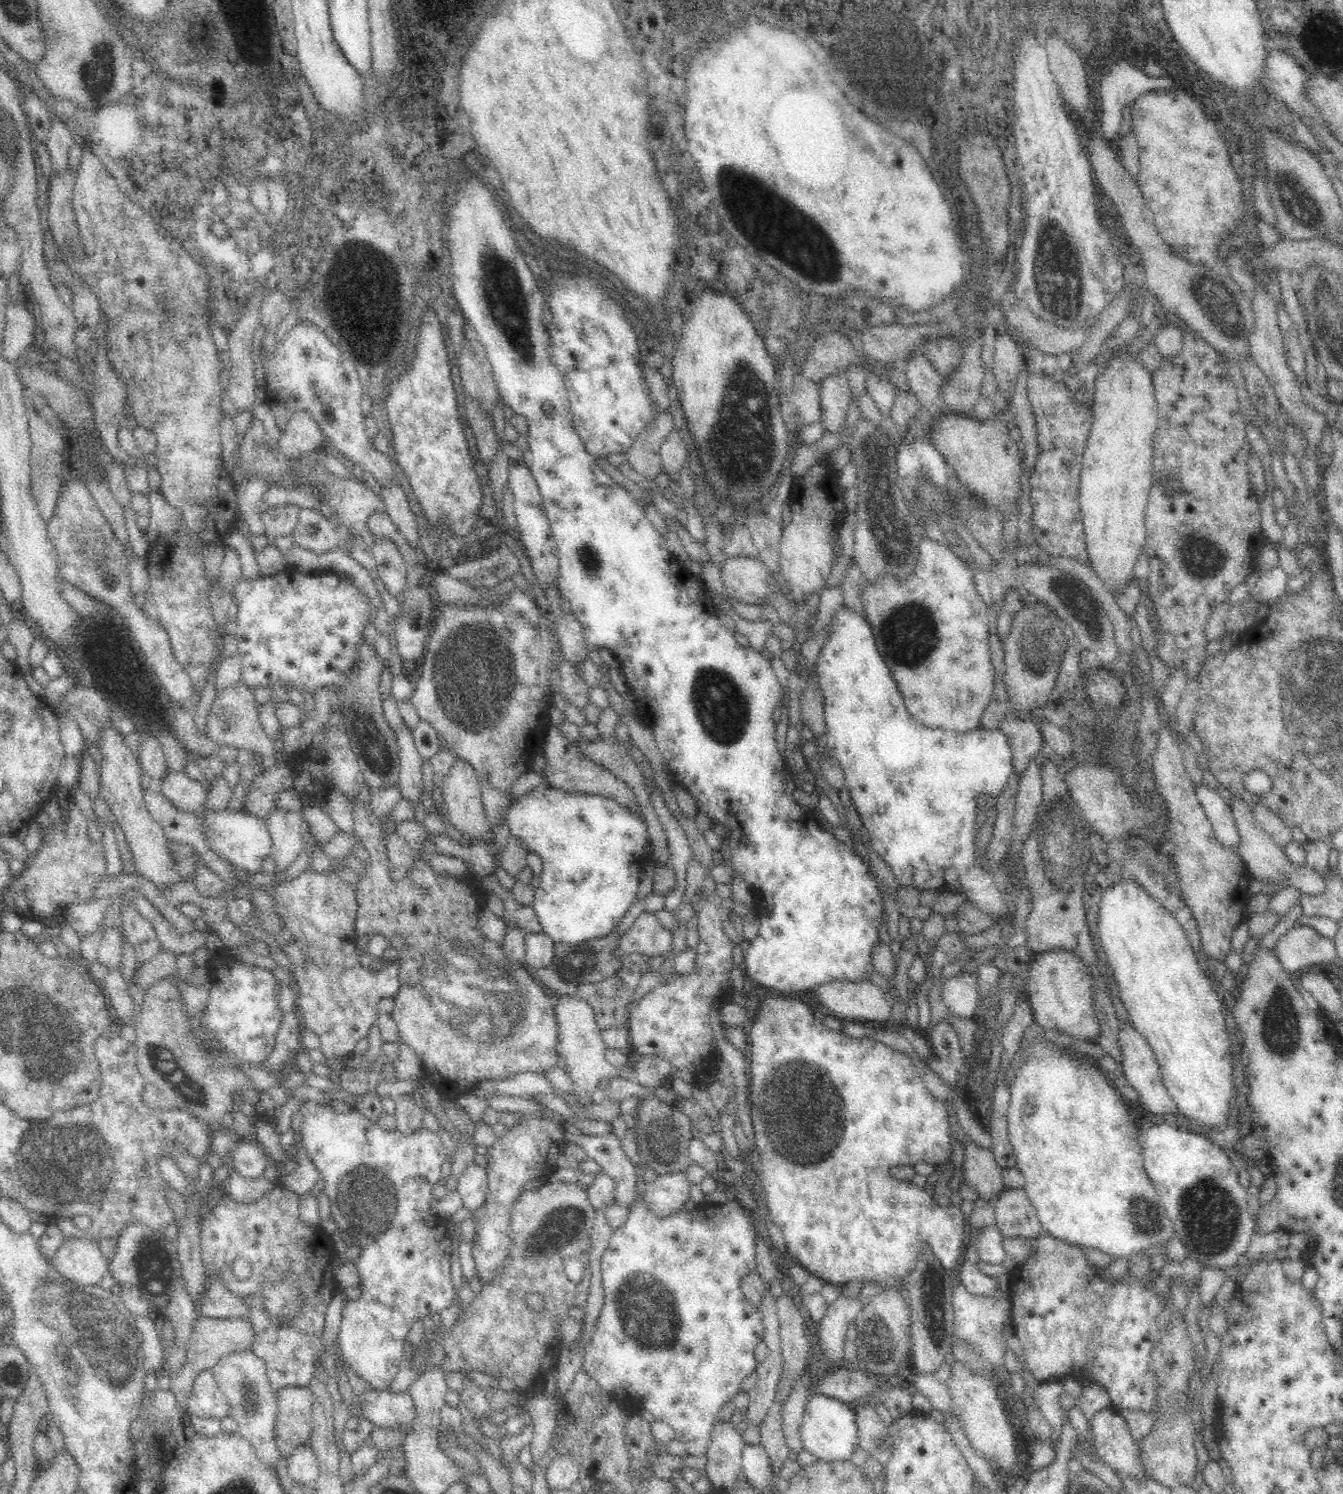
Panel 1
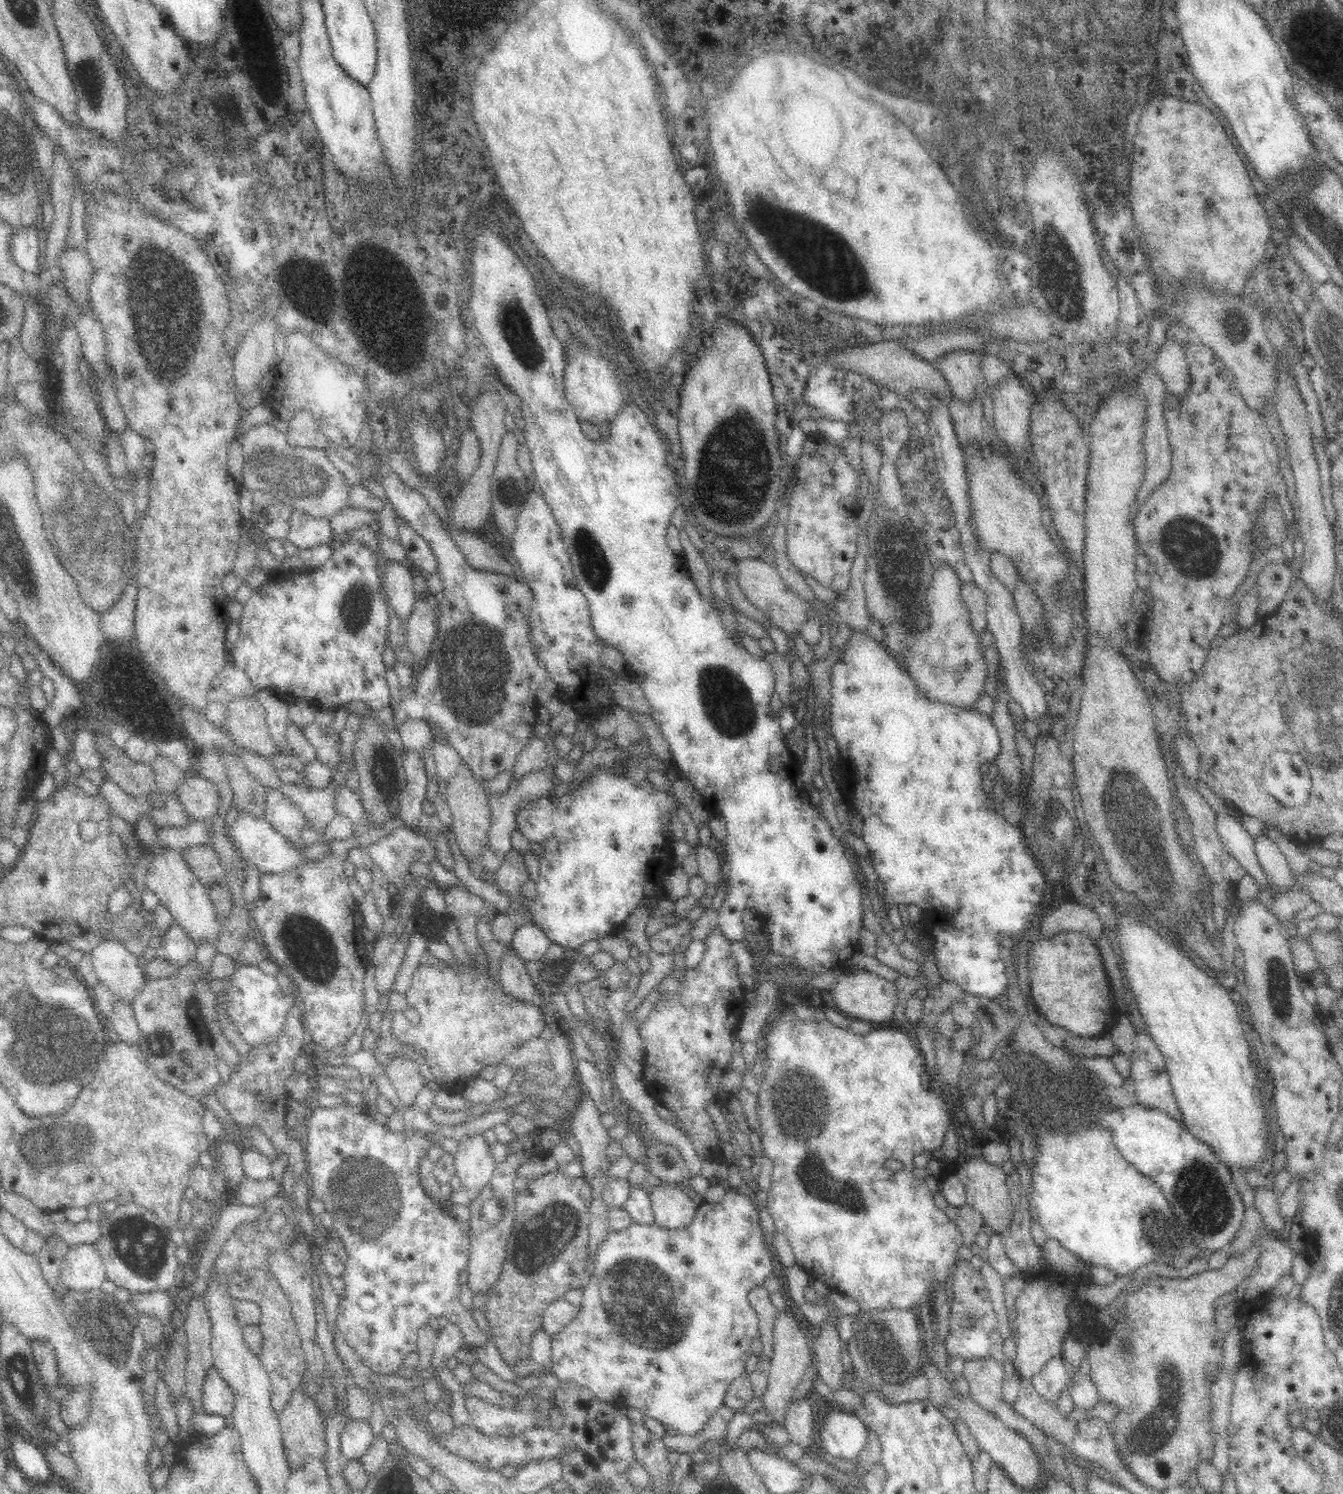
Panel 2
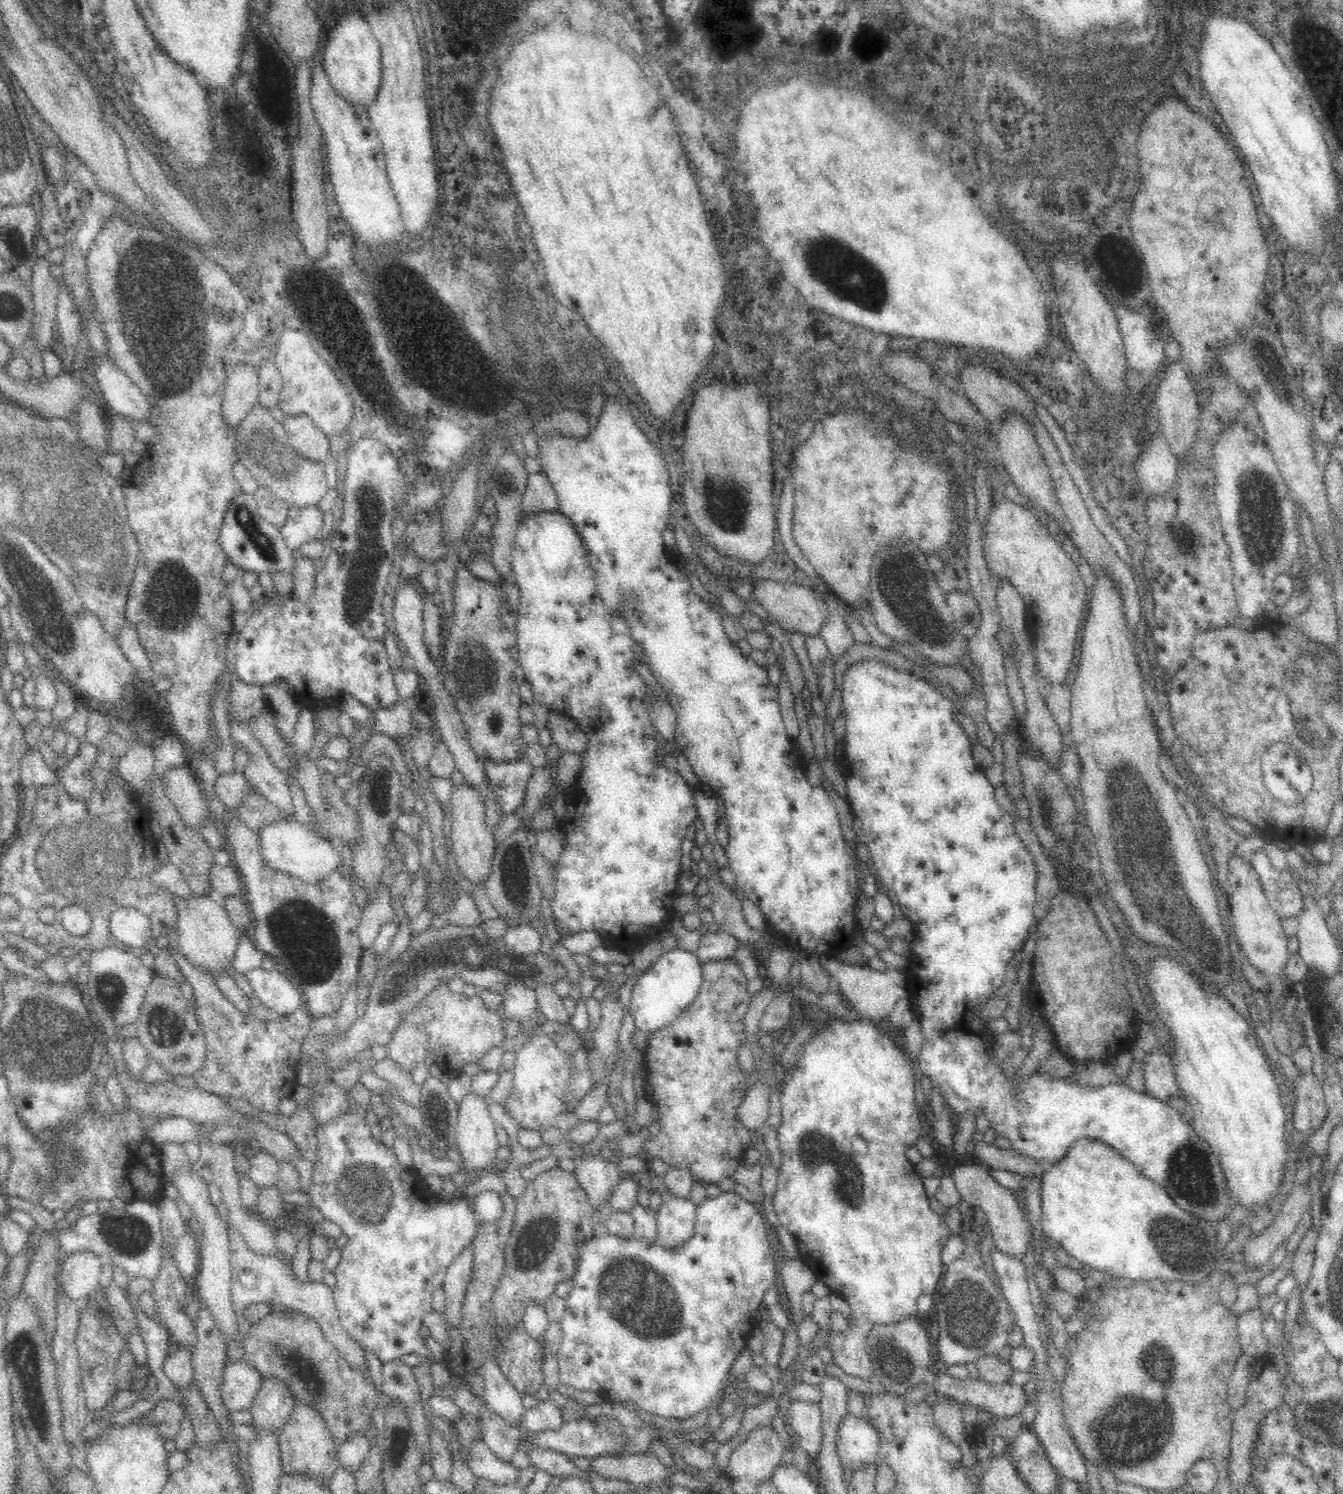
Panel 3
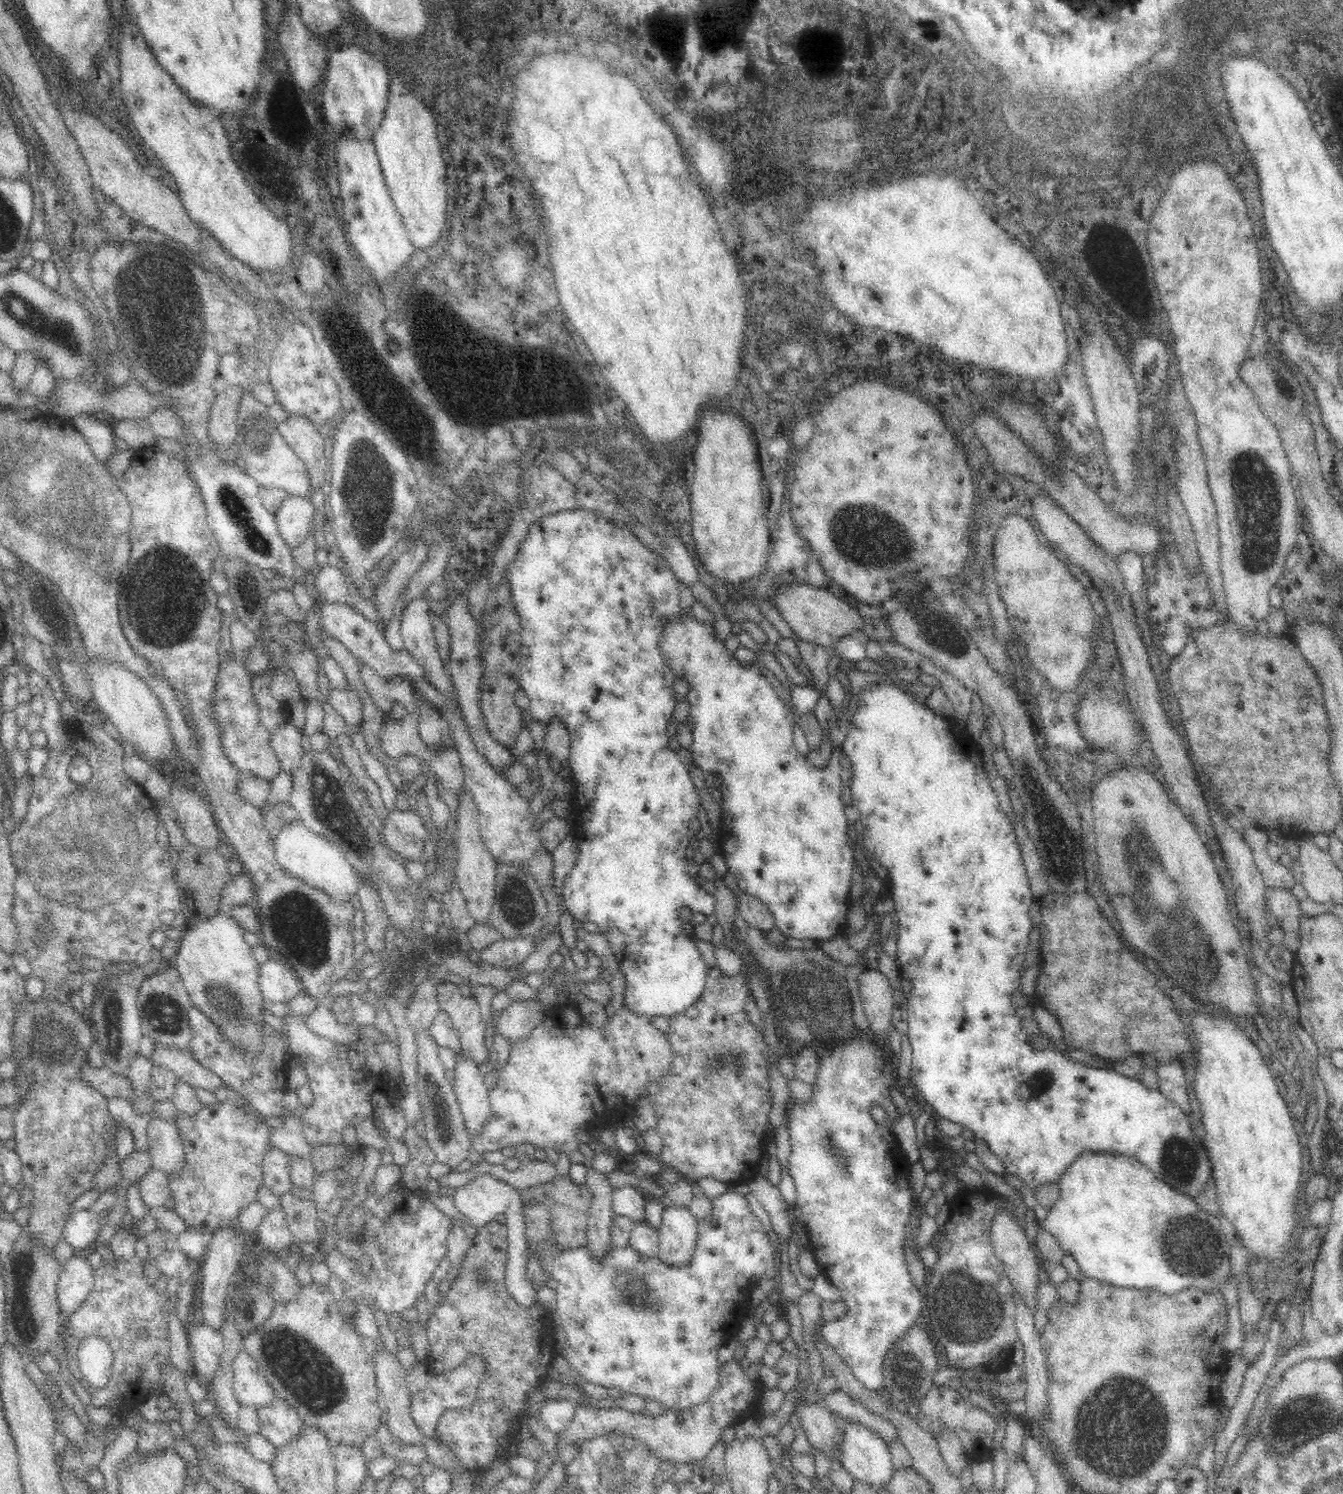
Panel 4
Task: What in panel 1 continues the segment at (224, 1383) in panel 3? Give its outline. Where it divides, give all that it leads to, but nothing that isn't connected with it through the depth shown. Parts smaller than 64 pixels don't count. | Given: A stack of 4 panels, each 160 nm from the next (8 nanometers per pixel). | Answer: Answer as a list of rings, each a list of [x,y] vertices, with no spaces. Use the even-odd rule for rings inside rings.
[[[211,1370],[202,1372],[194,1382],[187,1401],[187,1412],[198,1418],[224,1419],[229,1405],[224,1394],[218,1389]]]

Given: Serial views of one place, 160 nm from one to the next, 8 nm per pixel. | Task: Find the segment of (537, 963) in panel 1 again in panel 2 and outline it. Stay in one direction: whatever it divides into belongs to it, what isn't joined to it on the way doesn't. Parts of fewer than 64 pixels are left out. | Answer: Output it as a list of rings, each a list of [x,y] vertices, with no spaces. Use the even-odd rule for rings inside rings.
[[[534,925],[520,928],[512,940],[512,947],[526,963],[542,963],[551,944],[547,935]]]

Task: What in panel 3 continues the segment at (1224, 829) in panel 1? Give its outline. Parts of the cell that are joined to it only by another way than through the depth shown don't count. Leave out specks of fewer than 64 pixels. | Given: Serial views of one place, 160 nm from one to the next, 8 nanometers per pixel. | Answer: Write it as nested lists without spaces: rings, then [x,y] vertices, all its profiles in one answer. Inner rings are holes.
[[[1256,850],[1249,862],[1260,881],[1269,906],[1278,916],[1296,916],[1303,912],[1303,900],[1298,893],[1298,885],[1287,871],[1274,868],[1266,852]]]

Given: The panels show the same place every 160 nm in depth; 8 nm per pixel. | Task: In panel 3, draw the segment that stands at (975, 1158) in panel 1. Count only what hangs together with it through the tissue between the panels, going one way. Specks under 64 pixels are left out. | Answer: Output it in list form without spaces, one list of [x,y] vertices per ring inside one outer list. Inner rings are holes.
[[[977,1161],[970,1165],[956,1167],[952,1177],[961,1200],[972,1209],[980,1208],[988,1216],[987,1224],[989,1230],[992,1231],[993,1246],[1020,1259],[1026,1252],[1026,1246],[1028,1246],[1028,1225],[1024,1222],[1022,1211],[1018,1207],[1019,1202],[1014,1197],[1014,1191],[1000,1185],[990,1175],[990,1168]]]

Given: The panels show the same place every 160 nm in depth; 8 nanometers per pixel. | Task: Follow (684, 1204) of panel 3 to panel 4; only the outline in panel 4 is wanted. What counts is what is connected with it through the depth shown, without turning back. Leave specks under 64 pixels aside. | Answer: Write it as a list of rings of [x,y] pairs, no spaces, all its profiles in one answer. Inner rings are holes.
[[[686,1206],[664,1207],[662,1223],[657,1229],[659,1251],[657,1257],[670,1266],[684,1266],[690,1262],[697,1238],[698,1220]]]

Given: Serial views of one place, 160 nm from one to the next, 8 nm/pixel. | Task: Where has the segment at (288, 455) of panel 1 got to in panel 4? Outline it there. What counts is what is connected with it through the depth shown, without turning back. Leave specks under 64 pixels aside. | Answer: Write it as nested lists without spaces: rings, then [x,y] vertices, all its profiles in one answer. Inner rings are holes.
[[[292,416],[284,422],[277,423],[278,431],[292,451],[304,462],[311,486],[318,488],[324,481],[324,475],[330,469],[326,458],[326,444],[320,430],[302,416]]]

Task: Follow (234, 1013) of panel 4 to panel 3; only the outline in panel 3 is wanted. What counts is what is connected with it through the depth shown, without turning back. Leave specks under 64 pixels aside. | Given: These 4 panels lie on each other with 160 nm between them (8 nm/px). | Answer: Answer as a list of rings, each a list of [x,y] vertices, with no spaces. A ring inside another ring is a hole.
[[[167,888],[165,892],[171,898],[177,920],[174,928],[178,934],[178,947],[180,952],[190,960],[194,966],[206,969],[208,973],[215,973],[216,970],[229,971],[229,965],[235,958],[237,948],[237,929],[232,925],[230,917],[226,913],[223,906],[218,905],[216,901],[210,897],[209,893],[198,896],[191,892],[188,899],[182,899],[174,893],[170,893]]]

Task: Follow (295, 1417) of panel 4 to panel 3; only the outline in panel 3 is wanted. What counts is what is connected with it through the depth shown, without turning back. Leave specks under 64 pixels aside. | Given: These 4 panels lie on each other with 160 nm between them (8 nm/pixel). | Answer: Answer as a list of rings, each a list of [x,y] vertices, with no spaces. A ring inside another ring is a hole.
[[[261,1375],[260,1387],[249,1410],[258,1429],[278,1432],[291,1418],[295,1404],[294,1395],[284,1381]]]

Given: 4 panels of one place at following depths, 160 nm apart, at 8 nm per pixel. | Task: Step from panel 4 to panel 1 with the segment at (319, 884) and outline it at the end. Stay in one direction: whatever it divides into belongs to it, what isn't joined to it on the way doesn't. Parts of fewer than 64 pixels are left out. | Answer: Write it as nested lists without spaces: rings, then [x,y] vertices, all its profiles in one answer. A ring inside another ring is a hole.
[[[204,810],[198,812],[200,831],[204,835],[204,841],[208,849],[218,859],[228,863],[239,870],[258,873],[262,862],[270,856],[270,835],[266,823],[246,812],[232,812],[224,810]]]

